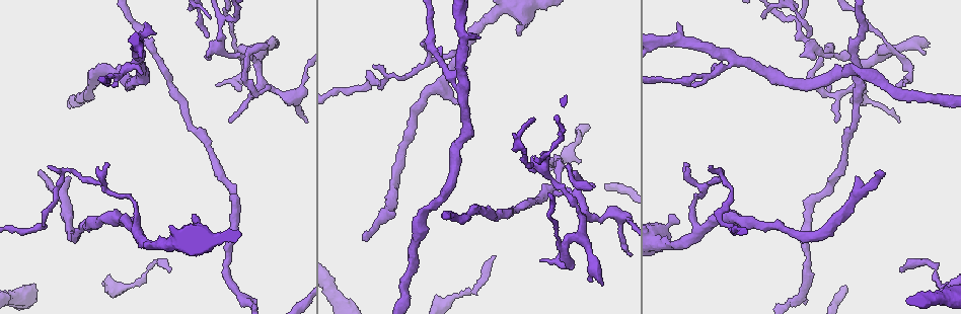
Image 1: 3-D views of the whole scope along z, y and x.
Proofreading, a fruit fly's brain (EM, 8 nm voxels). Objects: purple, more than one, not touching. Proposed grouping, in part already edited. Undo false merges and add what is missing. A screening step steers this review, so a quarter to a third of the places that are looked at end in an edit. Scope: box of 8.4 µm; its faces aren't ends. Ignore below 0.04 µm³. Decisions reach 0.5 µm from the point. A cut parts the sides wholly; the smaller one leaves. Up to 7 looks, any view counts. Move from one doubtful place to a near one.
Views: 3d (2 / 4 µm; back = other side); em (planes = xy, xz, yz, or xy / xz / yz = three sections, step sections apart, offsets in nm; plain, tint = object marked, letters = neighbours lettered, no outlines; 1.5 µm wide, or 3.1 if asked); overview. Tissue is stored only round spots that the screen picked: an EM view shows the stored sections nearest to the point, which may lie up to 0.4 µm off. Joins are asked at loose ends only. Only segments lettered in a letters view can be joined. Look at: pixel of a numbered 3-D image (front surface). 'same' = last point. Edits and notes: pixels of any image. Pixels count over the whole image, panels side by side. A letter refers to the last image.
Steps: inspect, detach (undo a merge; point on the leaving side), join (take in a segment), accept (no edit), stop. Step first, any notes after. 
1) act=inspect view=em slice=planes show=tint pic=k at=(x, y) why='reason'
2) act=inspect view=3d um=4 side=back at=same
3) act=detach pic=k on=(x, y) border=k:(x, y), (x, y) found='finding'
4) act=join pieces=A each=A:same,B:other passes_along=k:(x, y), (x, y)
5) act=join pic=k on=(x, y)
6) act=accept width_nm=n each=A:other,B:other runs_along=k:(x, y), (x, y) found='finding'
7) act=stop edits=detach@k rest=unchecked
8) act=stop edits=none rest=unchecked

act=inspect view=em slice=yz step=8 show=plain pic=1 at=(363, 240) why='branch stops here'

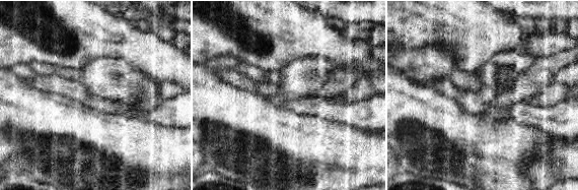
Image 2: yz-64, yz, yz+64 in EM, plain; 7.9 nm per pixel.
act=inspect view=em slice=yz step=8 show=tint at=same

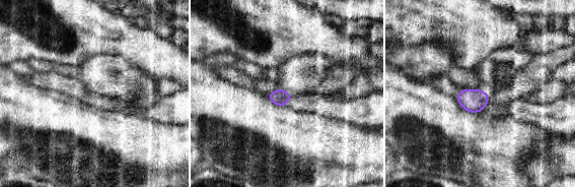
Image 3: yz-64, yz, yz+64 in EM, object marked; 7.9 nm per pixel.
act=inspect view=em slice=yz step=8 show=letters at=same

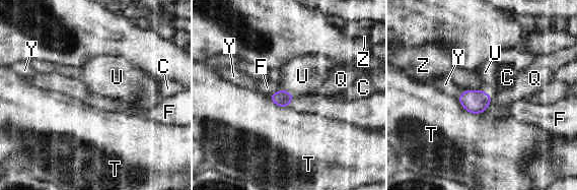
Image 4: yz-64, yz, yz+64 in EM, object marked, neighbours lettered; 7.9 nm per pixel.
act=join pieces=U each=C:other,F:other,Q:other,T:other,U:same,Y:other,Z:other passes_along=4:(281, 98), (288, 92), (302, 76) found='the cell continues'

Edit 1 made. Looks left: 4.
act=inspect view=overview

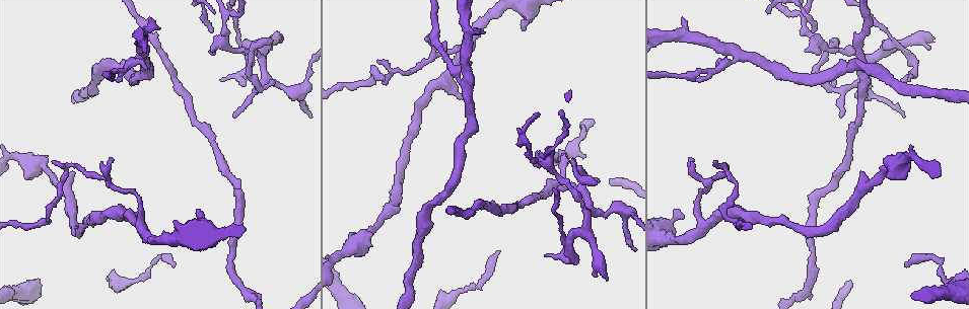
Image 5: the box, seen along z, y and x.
act=inspect view=em slice=planes show=letters pic=5 at=(682, 218) why='free end'

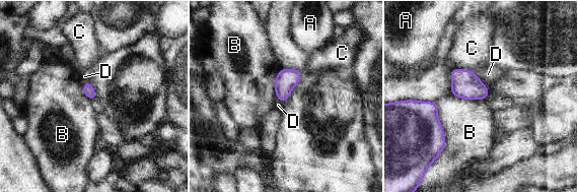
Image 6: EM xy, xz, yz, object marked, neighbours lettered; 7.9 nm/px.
act=accept each=A:other,B:other,C:other,D:other border=6:(435, 104), (444, 139), (439, 154) found='no lettered segment goes on from it'

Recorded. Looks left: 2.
act=stop edits=join@4 rest=unchecked

